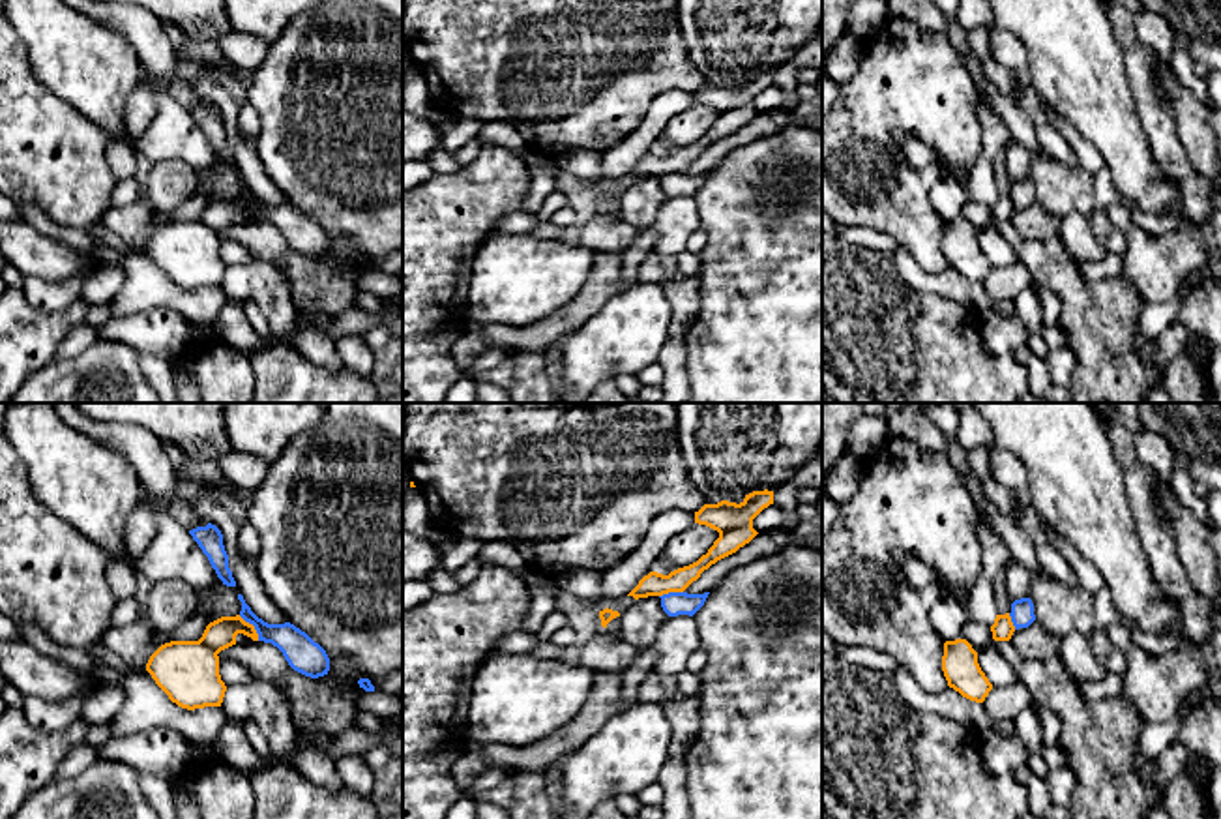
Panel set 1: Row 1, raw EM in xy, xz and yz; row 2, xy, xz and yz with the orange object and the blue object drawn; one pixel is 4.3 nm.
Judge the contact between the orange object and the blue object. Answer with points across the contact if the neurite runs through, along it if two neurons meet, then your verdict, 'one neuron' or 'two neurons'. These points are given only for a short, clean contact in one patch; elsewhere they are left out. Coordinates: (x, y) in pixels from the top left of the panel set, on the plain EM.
border along xy (238, 195), (253, 207), (259, 220); two neurons

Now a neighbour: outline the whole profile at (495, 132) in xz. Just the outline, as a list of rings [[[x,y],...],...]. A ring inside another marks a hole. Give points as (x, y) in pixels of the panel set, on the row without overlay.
[[[504,120],[485,122],[479,129],[478,141],[481,144],[506,146],[515,152],[524,152],[530,148],[524,135],[515,126]]]

